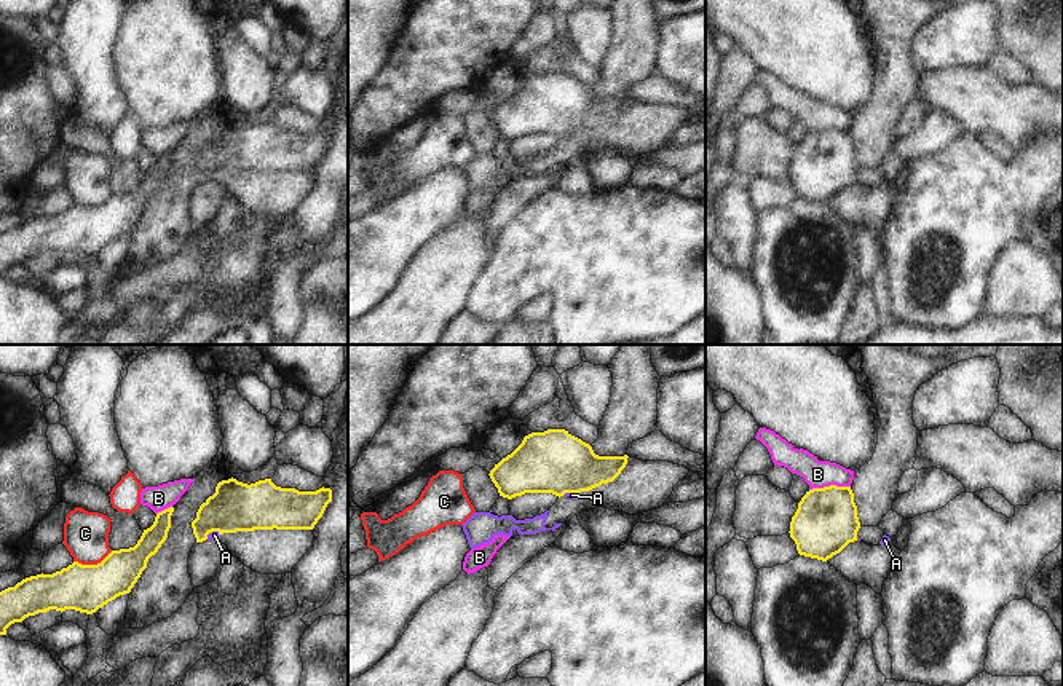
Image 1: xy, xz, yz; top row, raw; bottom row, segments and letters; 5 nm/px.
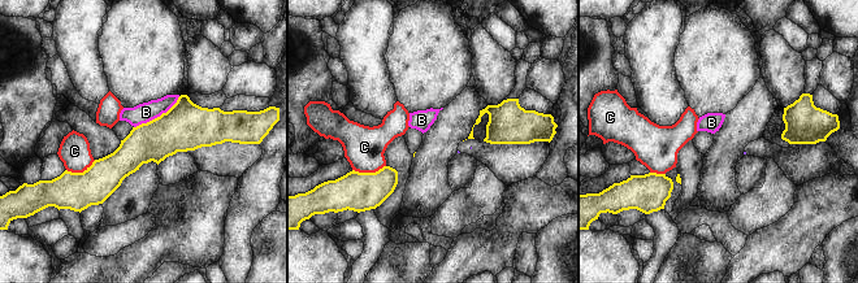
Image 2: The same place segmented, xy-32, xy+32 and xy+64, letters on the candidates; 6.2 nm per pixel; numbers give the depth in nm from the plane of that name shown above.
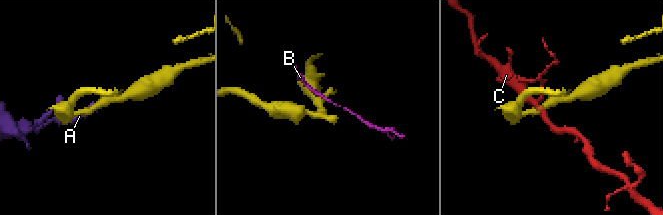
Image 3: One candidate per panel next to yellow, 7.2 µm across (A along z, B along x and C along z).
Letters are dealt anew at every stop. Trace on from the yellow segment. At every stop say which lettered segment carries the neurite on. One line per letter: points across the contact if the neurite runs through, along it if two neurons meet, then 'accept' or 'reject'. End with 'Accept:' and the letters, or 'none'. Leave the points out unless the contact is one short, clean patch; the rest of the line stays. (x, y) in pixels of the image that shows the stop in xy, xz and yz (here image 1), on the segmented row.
A: along xy (219, 532), (211, 532), (206, 538) | reject
B: along yz (849, 485), (824, 485), (810, 490) | reject
C: along xy (112, 551), (96, 563), (74, 562) | reject
Accept: none

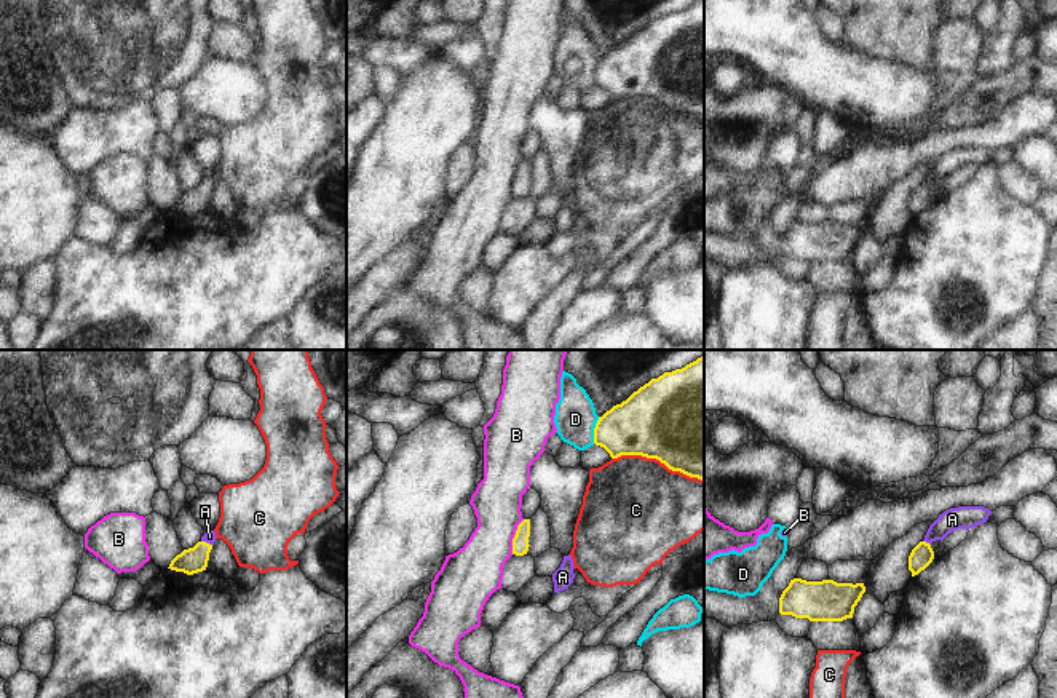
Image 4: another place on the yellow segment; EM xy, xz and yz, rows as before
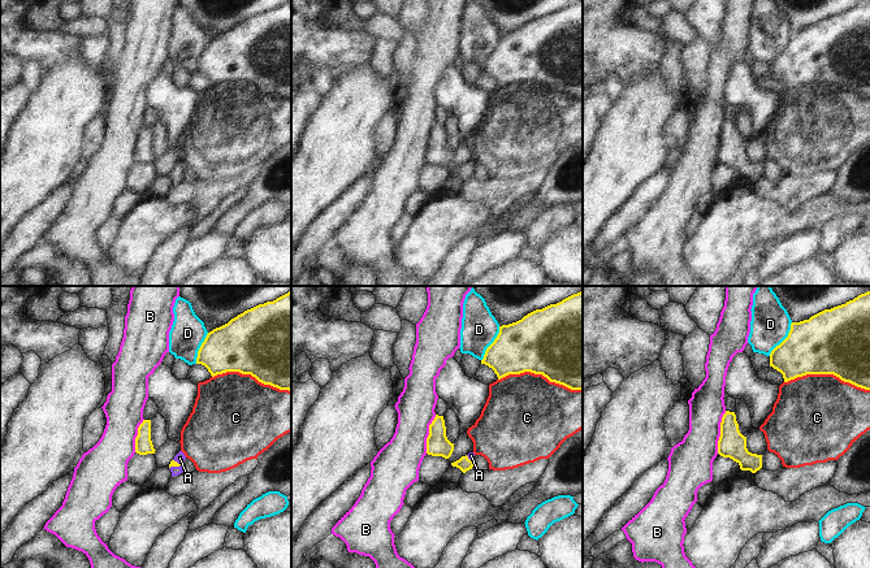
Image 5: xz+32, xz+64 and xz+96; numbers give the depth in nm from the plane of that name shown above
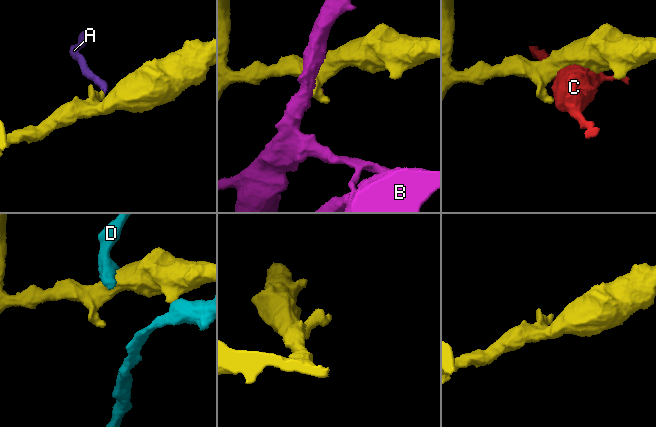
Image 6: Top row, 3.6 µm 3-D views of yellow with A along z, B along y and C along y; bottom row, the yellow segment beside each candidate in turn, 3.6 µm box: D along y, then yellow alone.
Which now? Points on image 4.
A: across xy (190, 561), (205, 542), (209, 537) | accept
B: along xz (524, 519), (518, 526), (511, 553) | reject
C: reject
D: reject
Accept: A

